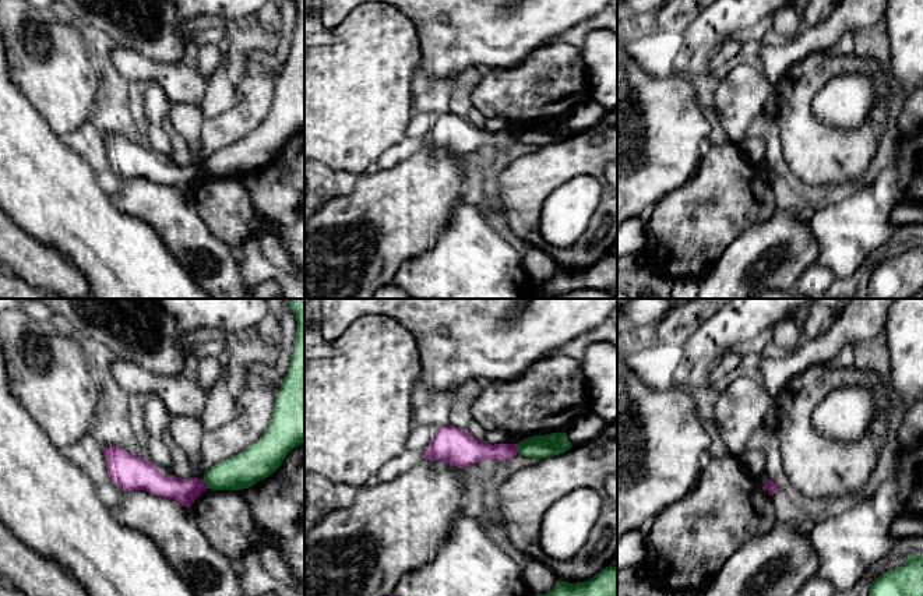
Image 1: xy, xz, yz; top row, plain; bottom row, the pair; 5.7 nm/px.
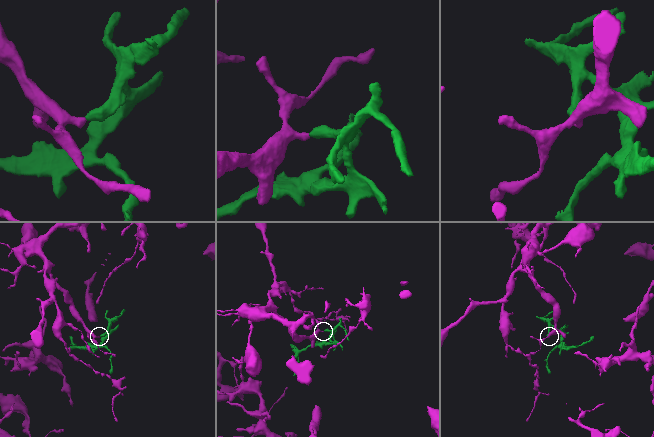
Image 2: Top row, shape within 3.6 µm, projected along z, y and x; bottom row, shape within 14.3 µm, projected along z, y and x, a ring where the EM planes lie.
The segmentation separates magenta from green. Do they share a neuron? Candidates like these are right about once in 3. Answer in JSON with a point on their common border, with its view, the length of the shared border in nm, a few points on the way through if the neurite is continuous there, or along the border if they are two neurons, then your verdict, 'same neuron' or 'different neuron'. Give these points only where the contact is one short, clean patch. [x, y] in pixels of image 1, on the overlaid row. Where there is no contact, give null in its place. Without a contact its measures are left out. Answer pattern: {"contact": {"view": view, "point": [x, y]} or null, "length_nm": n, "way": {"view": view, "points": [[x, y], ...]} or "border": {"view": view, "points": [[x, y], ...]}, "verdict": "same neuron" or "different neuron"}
{"contact": {"view": "xy", "point": [204, 483]}, "length_nm": 70, "border": {"view": "xy", "points": [[201, 479], [207, 487]]}, "verdict": "different neuron"}

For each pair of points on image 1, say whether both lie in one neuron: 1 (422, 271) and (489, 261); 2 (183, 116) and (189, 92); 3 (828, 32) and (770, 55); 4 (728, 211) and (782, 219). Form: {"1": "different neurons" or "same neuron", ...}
{"1": "same neuron", "2": "different neurons", "3": "same neuron", "4": "different neurons"}

